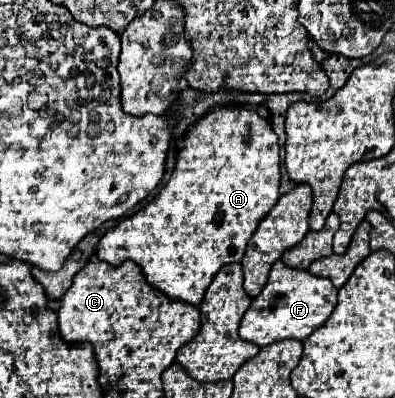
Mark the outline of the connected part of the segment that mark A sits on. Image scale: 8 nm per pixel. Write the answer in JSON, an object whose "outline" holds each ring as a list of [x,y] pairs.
{"outline":[[[216,107],[188,131],[184,149],[178,153],[174,173],[166,187],[144,209],[104,233],[98,243],[98,257],[110,265],[120,265],[126,259],[134,261],[152,287],[172,299],[198,307],[218,269],[242,261],[252,233],[280,197],[278,183],[280,145],[272,125],[252,109]]]}

